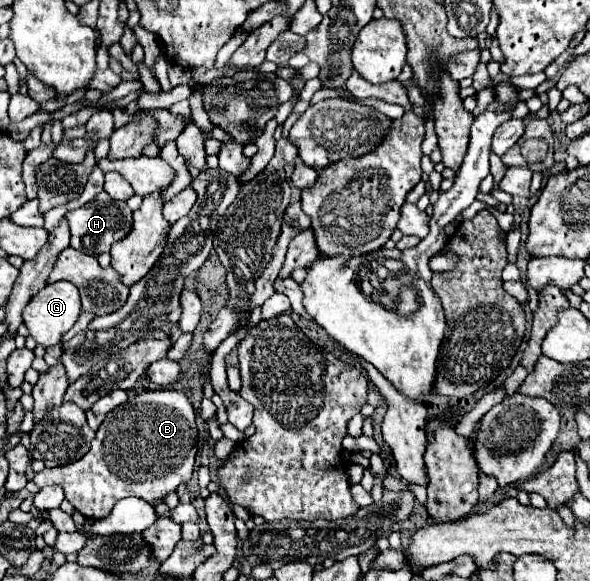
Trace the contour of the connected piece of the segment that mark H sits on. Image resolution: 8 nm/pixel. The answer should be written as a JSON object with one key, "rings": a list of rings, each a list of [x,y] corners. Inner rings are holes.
{"rings":[[[104,191],[100,195],[96,195],[96,199],[92,199],[84,207],[66,211],[64,219],[68,221],[70,231],[72,231],[70,247],[74,247],[74,249],[78,249],[82,253],[90,253],[90,255],[100,255],[100,253],[108,251],[112,247],[112,243],[126,237],[130,227],[132,227],[132,211],[126,205],[126,201],[114,201]]]}

